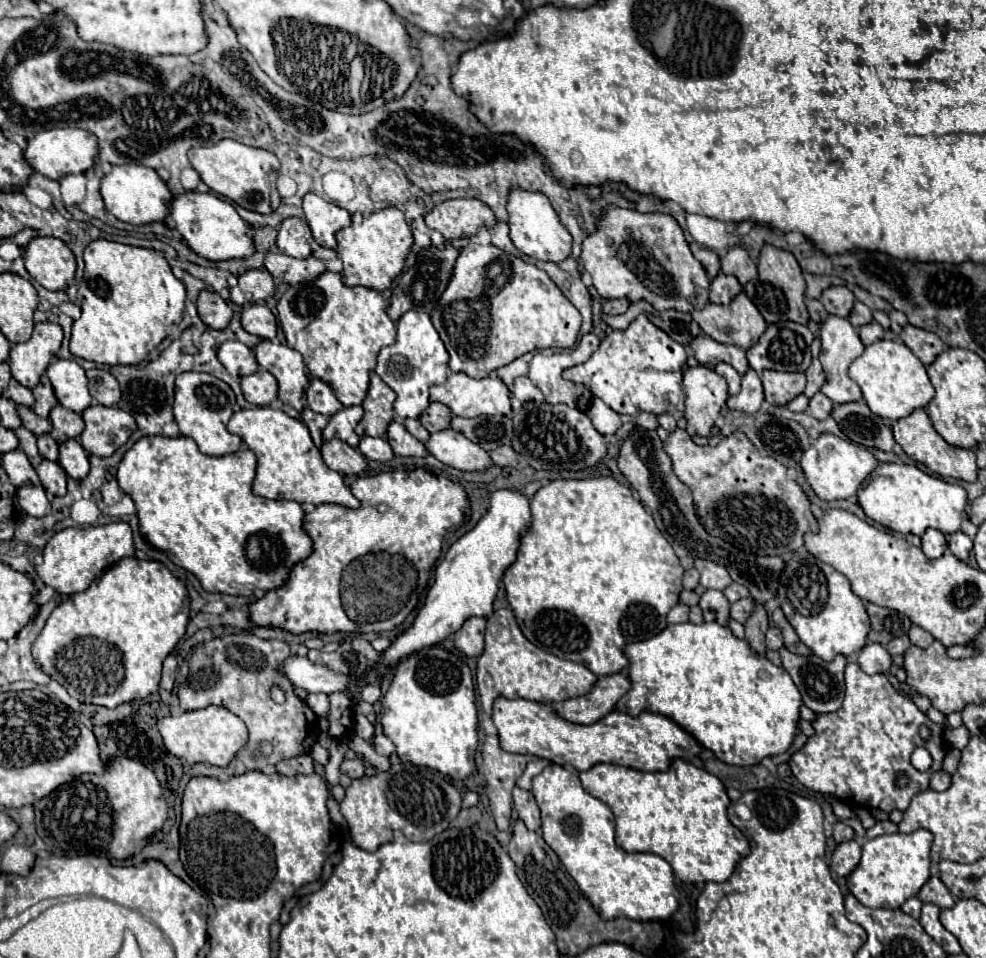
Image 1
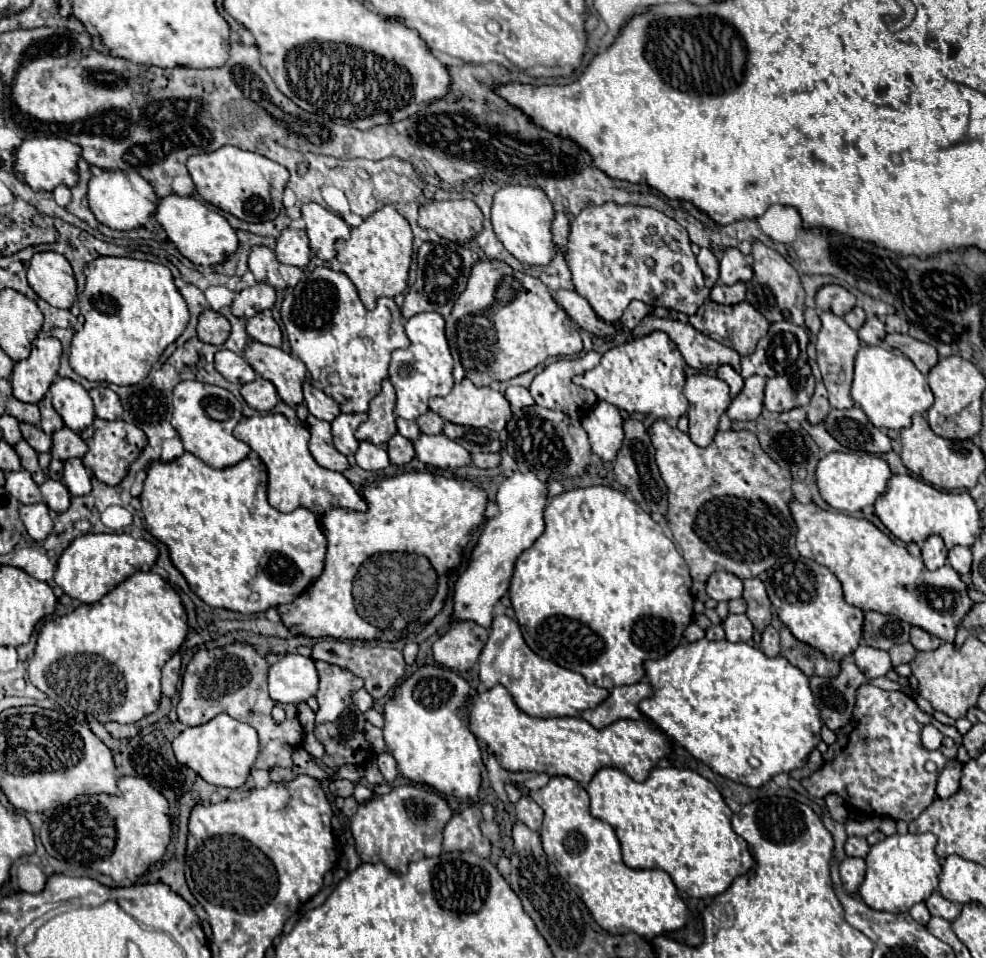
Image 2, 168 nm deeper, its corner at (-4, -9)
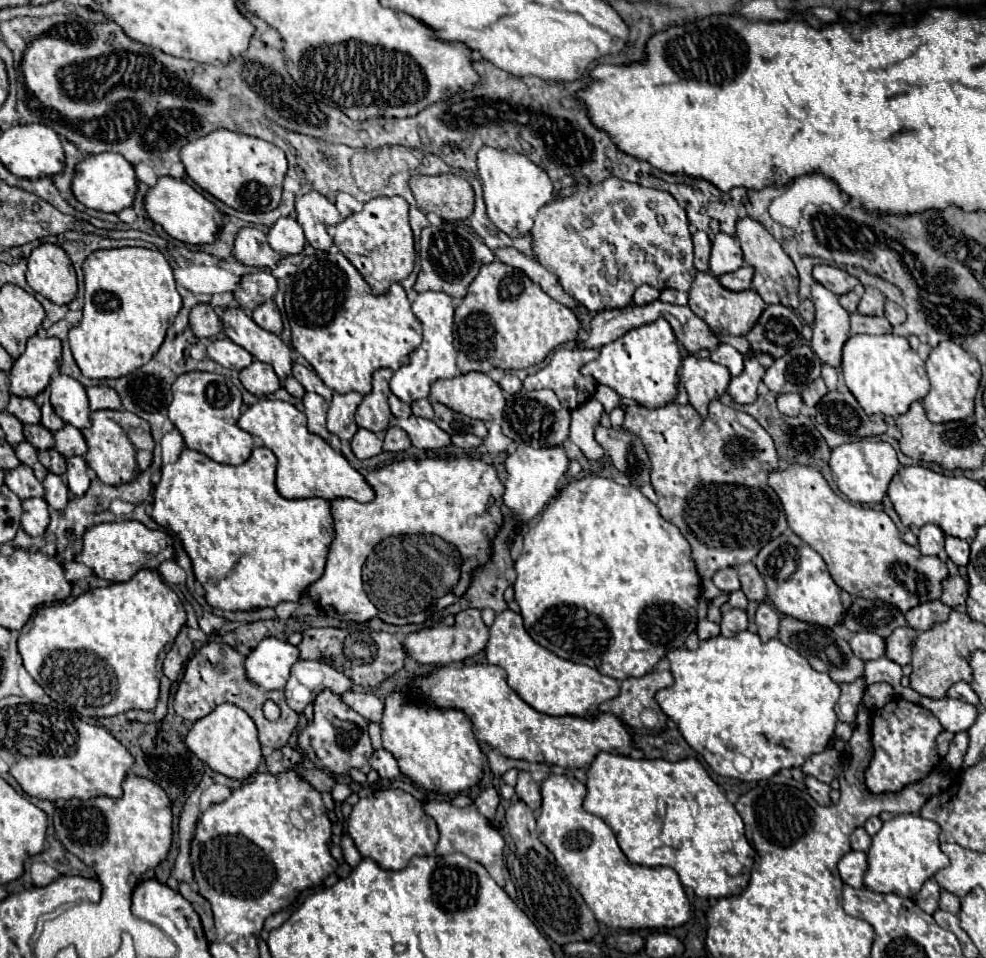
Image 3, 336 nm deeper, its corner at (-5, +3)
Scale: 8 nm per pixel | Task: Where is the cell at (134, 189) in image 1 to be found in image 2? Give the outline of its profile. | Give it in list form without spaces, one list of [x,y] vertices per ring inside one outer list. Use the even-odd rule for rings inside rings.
[[[106,170],[104,176],[94,176],[88,186],[88,204],[98,222],[112,230],[136,230],[144,228],[150,216],[156,212],[158,196],[148,180],[140,174],[126,174],[122,170]]]

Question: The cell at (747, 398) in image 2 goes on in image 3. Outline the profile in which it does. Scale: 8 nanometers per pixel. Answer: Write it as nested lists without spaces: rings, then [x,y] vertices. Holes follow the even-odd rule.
[[[745,358],[745,370],[731,378],[727,392],[733,396],[737,404],[751,404],[757,398],[757,386],[765,374],[765,368],[757,362],[757,358]]]

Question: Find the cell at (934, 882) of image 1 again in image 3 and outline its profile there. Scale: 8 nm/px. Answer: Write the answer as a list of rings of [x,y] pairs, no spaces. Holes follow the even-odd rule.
[[[943,890],[941,892],[941,900],[939,900],[939,908],[945,910],[945,912],[951,912],[951,914],[957,914],[959,908],[961,908],[961,900],[955,894]]]

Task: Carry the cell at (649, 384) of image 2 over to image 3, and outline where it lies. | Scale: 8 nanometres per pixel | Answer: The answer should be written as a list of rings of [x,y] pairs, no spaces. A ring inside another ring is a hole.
[[[659,318],[651,324],[631,328],[621,338],[605,344],[599,358],[583,366],[581,374],[593,376],[599,384],[613,388],[619,396],[635,400],[643,408],[661,408],[677,396],[677,370],[681,366],[681,352],[671,324]]]

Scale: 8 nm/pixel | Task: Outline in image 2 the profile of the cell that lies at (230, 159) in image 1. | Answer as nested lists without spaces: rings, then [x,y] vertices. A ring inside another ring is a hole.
[[[222,146],[210,154],[190,156],[186,166],[200,196],[240,220],[266,222],[274,220],[282,210],[282,192],[288,182],[288,170],[274,160],[236,146]]]

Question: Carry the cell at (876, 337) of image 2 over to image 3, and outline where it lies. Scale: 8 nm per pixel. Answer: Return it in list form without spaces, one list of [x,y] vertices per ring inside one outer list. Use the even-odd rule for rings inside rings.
[[[867,286],[865,294],[859,300],[857,310],[869,316],[883,316],[883,304],[885,304],[885,296],[875,286]]]

